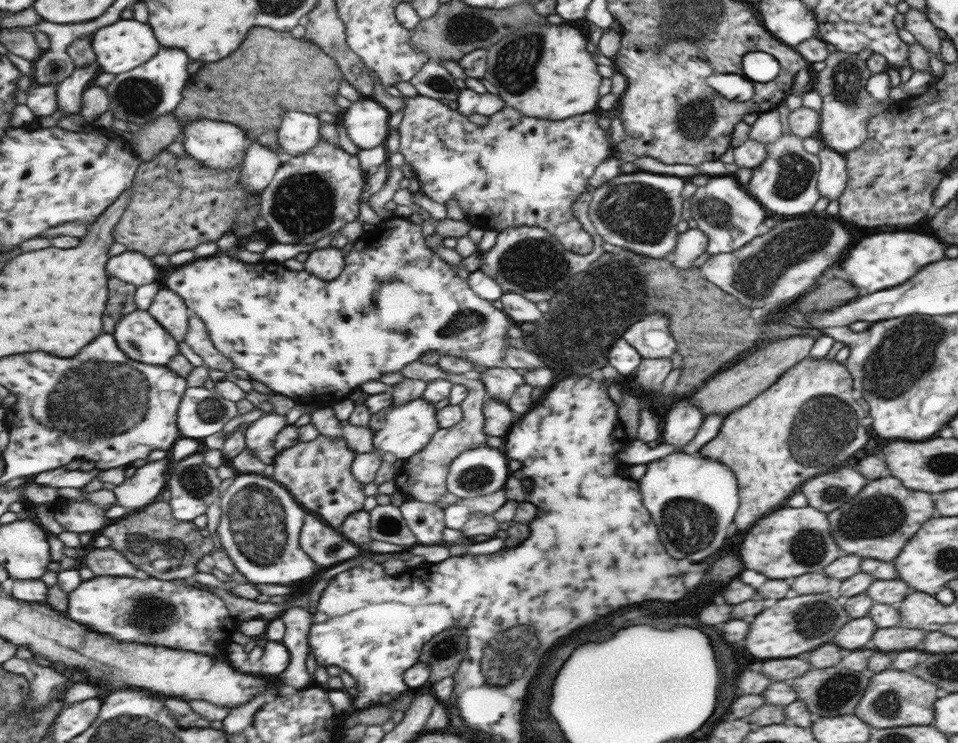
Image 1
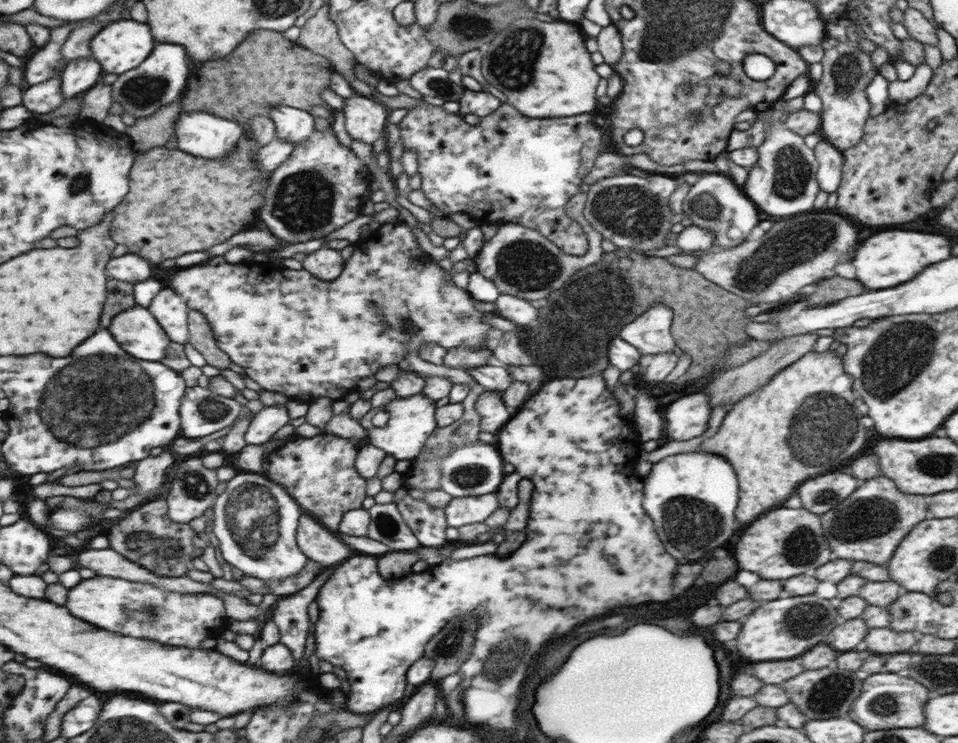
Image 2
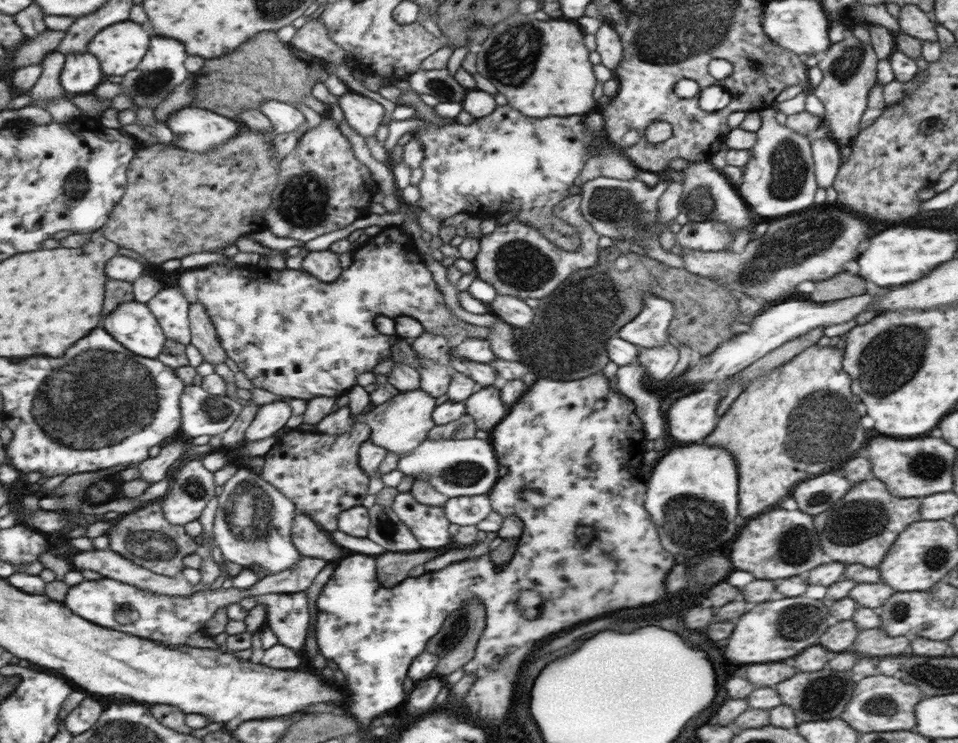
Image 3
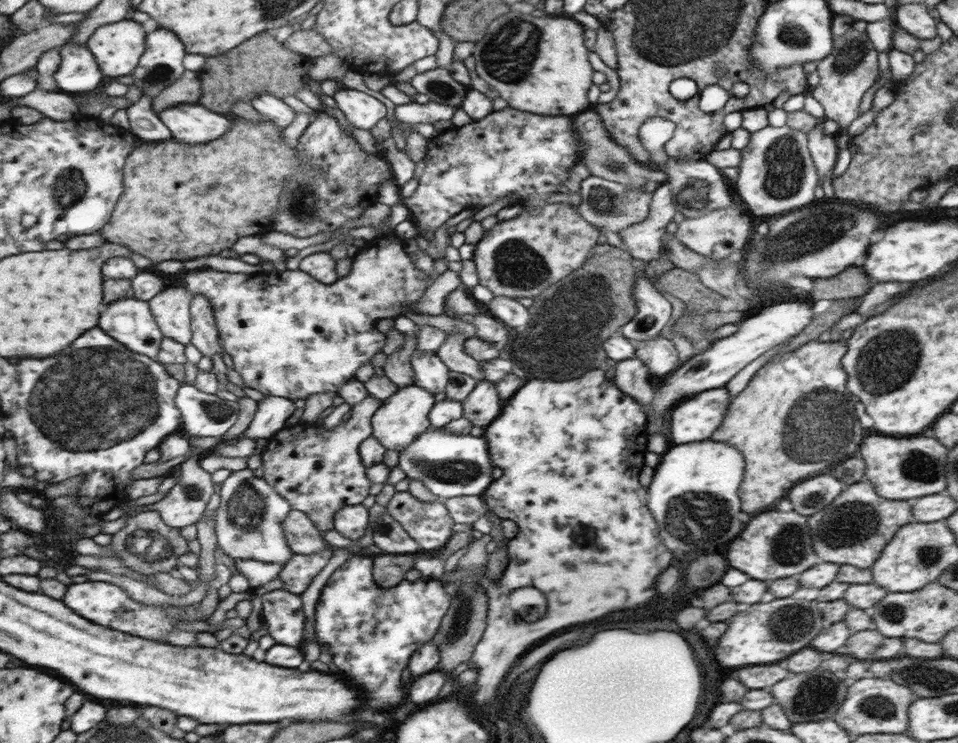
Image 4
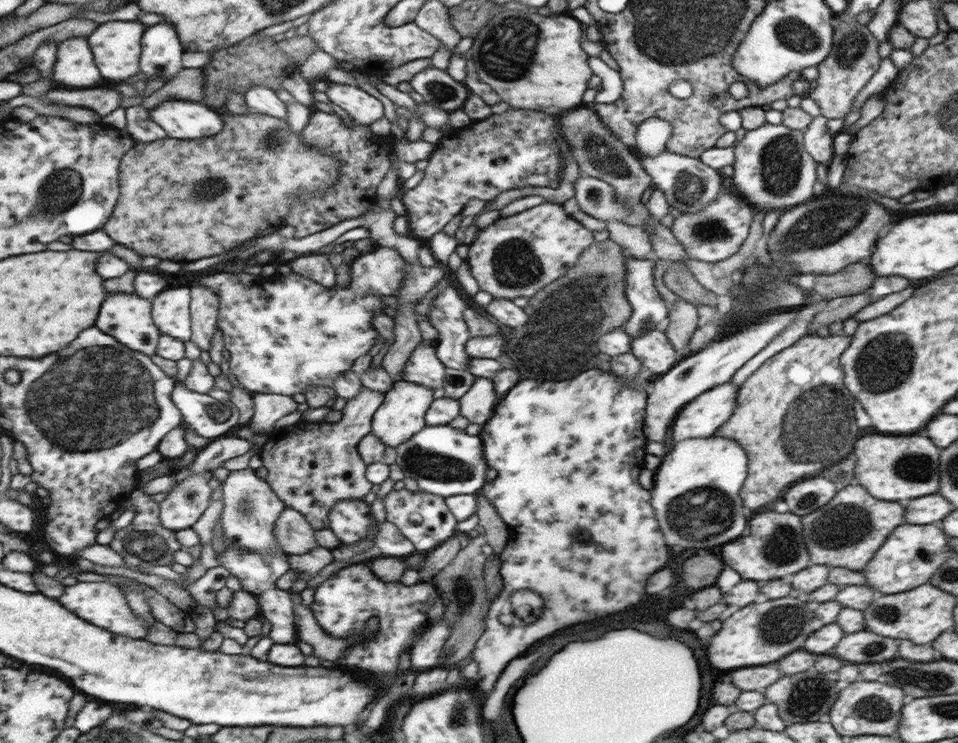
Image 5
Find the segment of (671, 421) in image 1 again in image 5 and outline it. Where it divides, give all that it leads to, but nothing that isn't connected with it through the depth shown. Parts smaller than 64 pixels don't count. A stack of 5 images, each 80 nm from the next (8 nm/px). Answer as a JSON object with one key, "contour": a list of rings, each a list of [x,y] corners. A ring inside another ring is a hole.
{"contour":[[[727,381],[705,390],[684,404],[671,424],[673,442],[715,434],[715,429],[731,416],[737,395],[738,388],[734,382]]]}

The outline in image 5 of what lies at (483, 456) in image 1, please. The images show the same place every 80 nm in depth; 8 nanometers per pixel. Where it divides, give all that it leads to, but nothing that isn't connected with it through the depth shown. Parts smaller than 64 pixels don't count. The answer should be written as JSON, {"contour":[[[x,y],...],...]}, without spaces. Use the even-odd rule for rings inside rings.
{"contour":[[[425,425],[409,441],[396,448],[396,463],[406,476],[416,481],[423,493],[435,494],[443,499],[459,494],[476,495],[485,485],[485,470],[488,469],[481,458],[481,443],[478,435],[467,435],[449,425]]]}

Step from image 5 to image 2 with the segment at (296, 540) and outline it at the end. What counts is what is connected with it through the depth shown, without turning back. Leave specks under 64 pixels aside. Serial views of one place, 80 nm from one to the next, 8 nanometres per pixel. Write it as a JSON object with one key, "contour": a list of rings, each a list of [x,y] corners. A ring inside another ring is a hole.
{"contour":[[[305,513],[298,531],[298,545],[303,553],[315,562],[325,566],[339,564],[359,552],[355,552],[347,543],[316,518]]]}

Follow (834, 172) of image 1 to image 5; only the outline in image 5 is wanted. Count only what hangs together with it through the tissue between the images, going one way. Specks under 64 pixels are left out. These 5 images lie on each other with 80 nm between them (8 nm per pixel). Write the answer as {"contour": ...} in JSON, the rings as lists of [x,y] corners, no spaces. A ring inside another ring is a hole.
{"contour":[[[823,115],[813,117],[803,129],[803,147],[815,162],[828,166],[833,154],[833,134],[825,126]]]}

